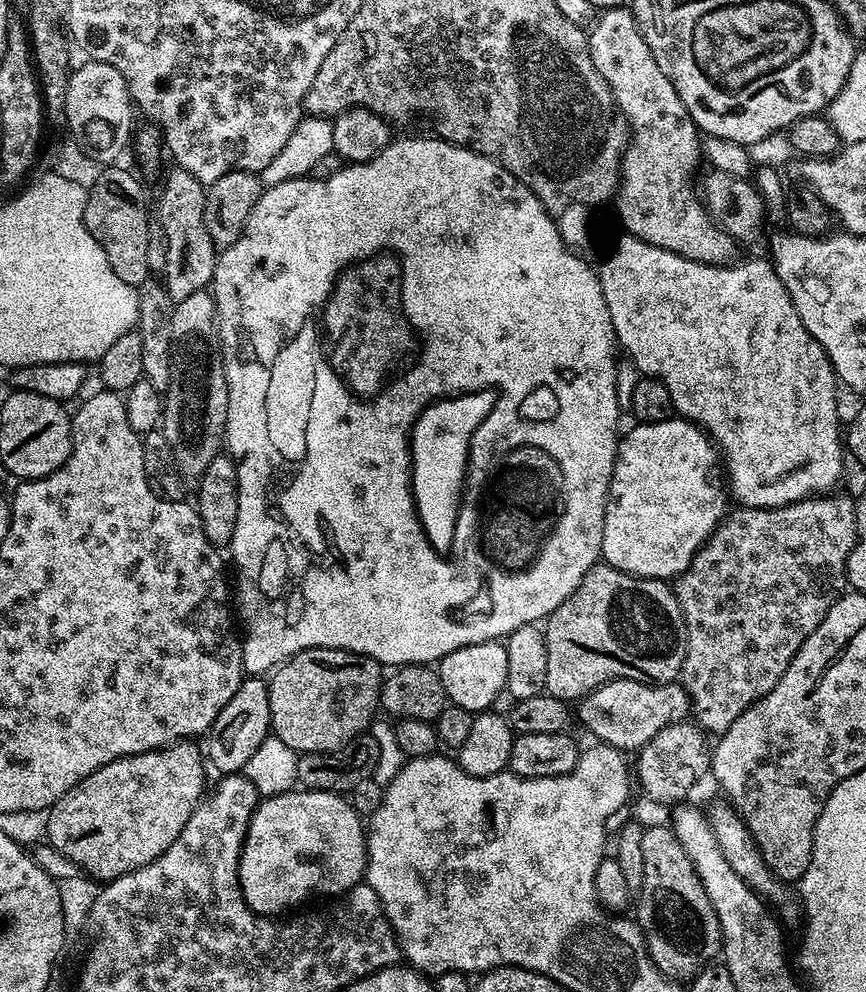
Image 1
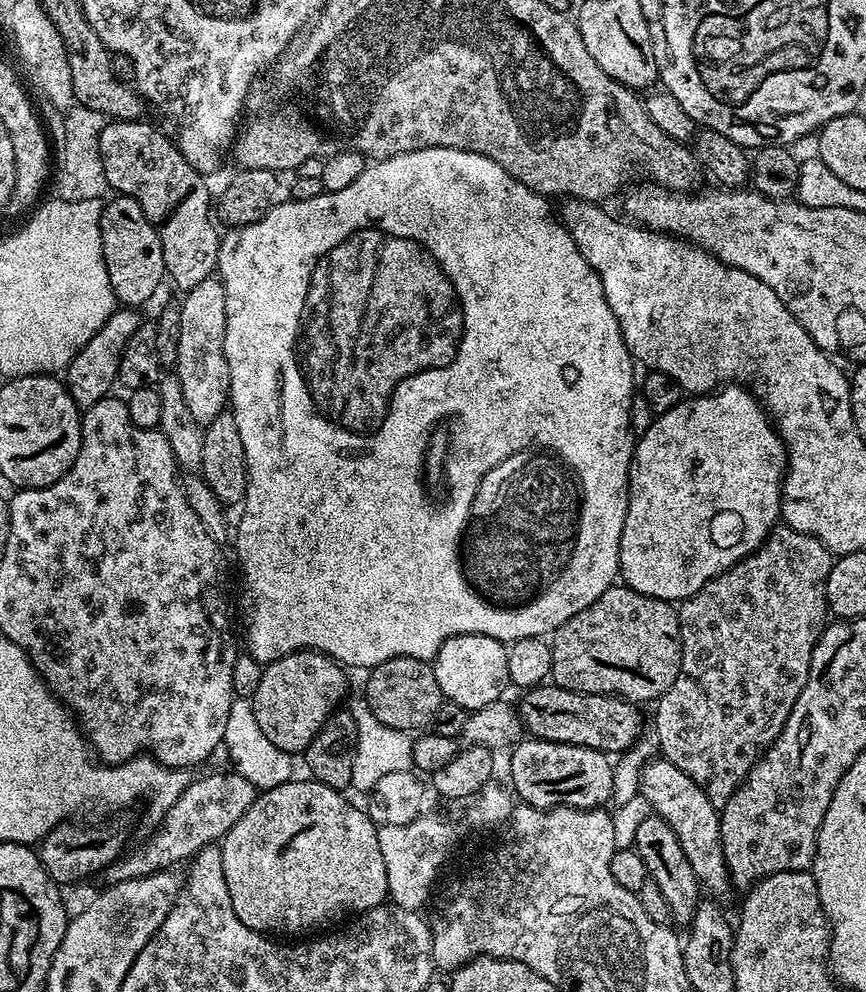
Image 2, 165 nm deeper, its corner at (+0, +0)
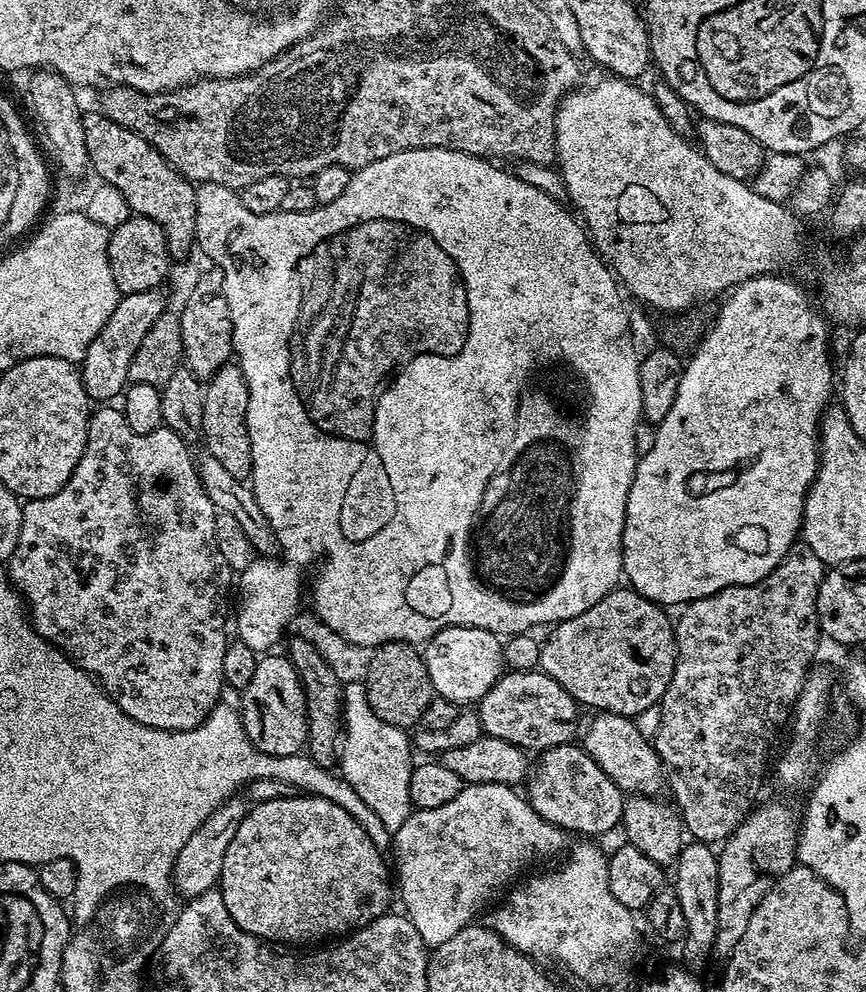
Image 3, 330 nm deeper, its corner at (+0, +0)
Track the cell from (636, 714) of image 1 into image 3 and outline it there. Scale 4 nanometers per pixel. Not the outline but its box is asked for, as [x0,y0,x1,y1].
[478,670,582,754]

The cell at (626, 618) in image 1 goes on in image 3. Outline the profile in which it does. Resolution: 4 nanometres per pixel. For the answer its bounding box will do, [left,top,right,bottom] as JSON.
[539,586,676,718]

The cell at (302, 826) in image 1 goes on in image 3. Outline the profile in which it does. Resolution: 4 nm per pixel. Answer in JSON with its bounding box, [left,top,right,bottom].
[218,794,394,944]

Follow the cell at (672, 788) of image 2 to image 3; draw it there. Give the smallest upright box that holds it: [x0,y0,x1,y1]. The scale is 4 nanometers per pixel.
[582,711,666,797]

